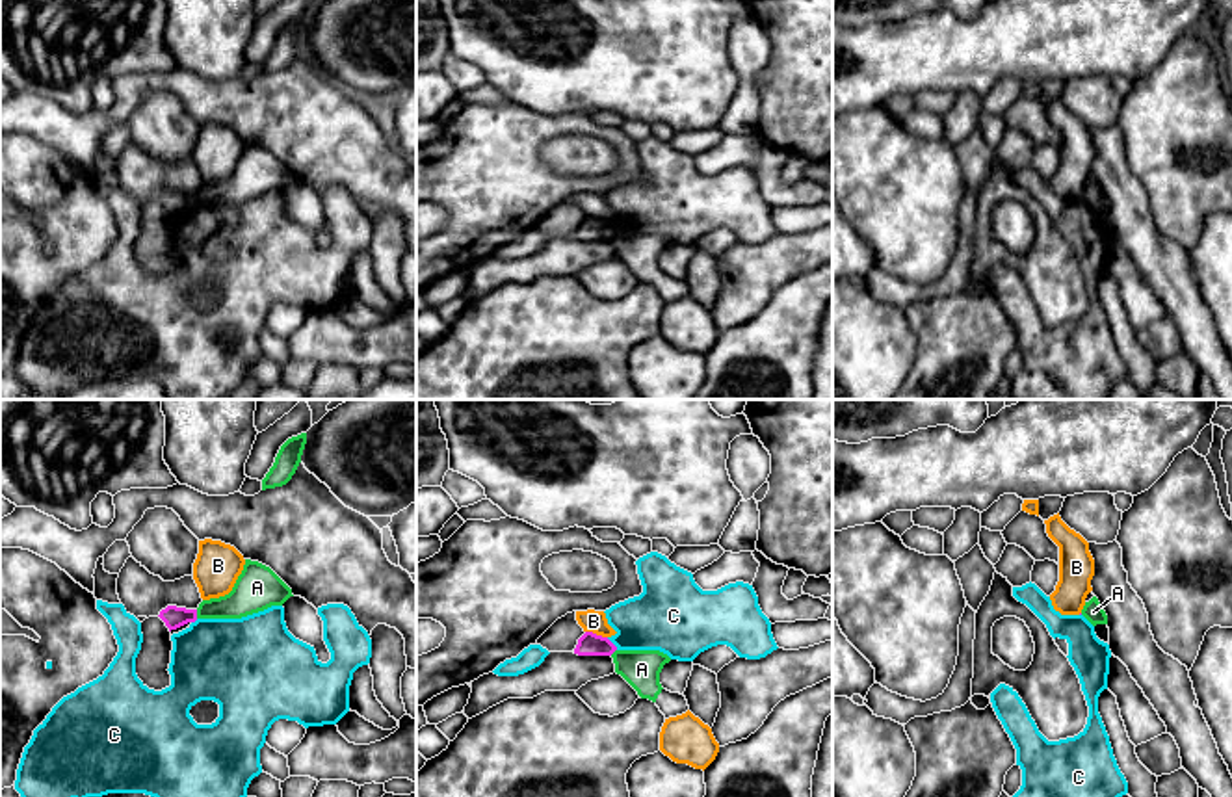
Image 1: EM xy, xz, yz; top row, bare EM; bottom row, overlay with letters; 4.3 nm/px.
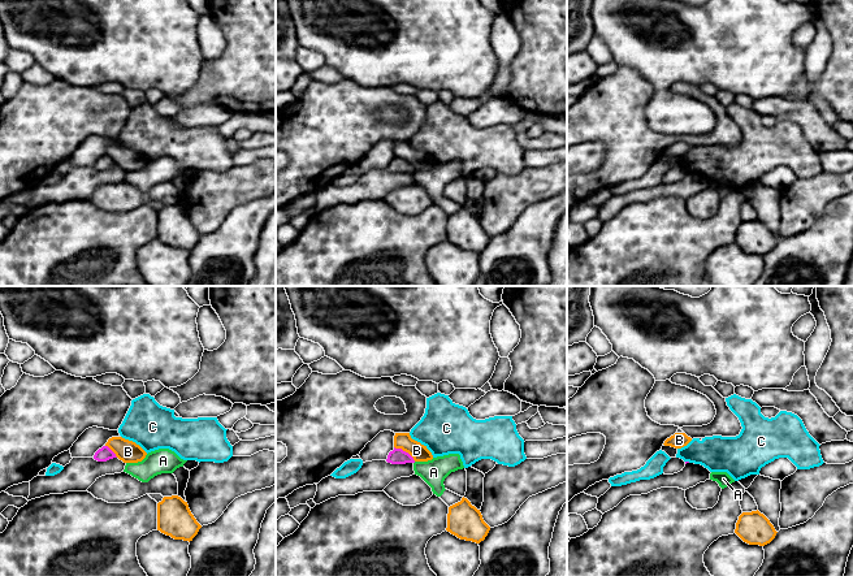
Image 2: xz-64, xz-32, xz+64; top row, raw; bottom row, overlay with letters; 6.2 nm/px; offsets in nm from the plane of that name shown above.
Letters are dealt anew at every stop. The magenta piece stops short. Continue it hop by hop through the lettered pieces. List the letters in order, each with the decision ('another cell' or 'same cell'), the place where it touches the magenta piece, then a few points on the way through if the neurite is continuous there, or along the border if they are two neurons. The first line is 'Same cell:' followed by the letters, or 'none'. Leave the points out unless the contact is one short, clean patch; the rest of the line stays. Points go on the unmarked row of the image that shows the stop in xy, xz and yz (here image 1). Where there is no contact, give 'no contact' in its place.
Same cell: none
A: another cell | xy (196, 197) | along xy (196, 194), (197, 201)
B: another cell | xz (597, 220)
C: another cell | xz (612, 227) | along xz (606, 222), (617, 233)

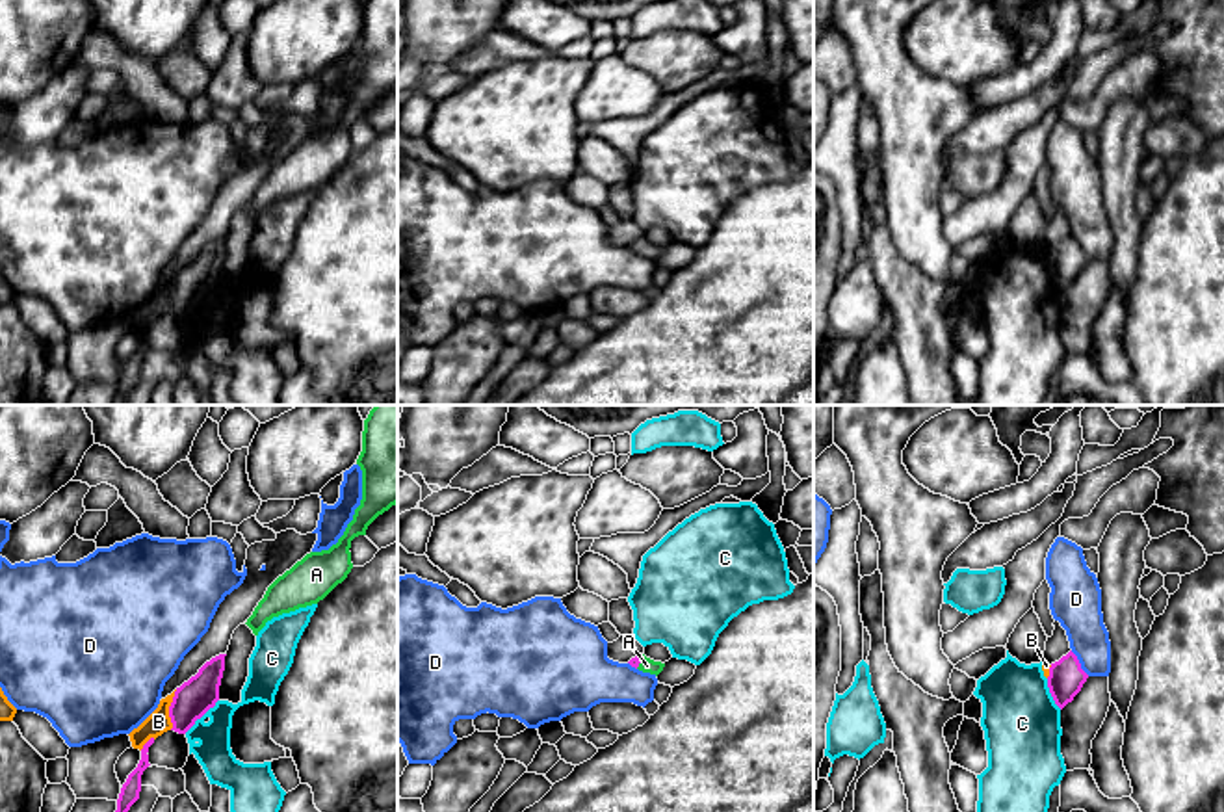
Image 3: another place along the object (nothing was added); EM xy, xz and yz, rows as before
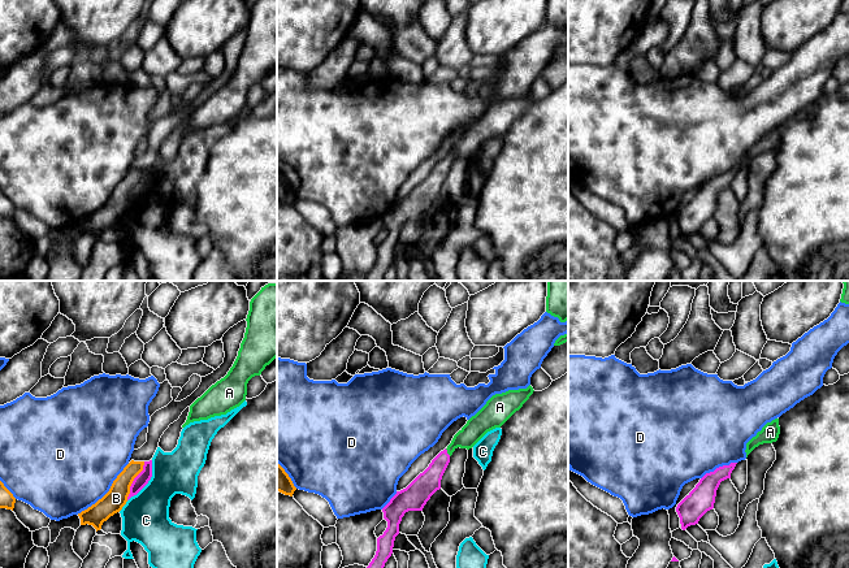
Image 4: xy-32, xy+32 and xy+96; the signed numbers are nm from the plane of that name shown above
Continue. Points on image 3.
Same cell: A
A: same cell | xz (639, 246) | across xz (634, 246), (639, 246), (647, 249)
B: another cell | xy (169, 294) | along xy (177, 274), (169, 290), (169, 313)
C: another cell | xy (201, 300) | along xy (218, 283), (184, 316)
D: another cell | yz (1080, 248)

